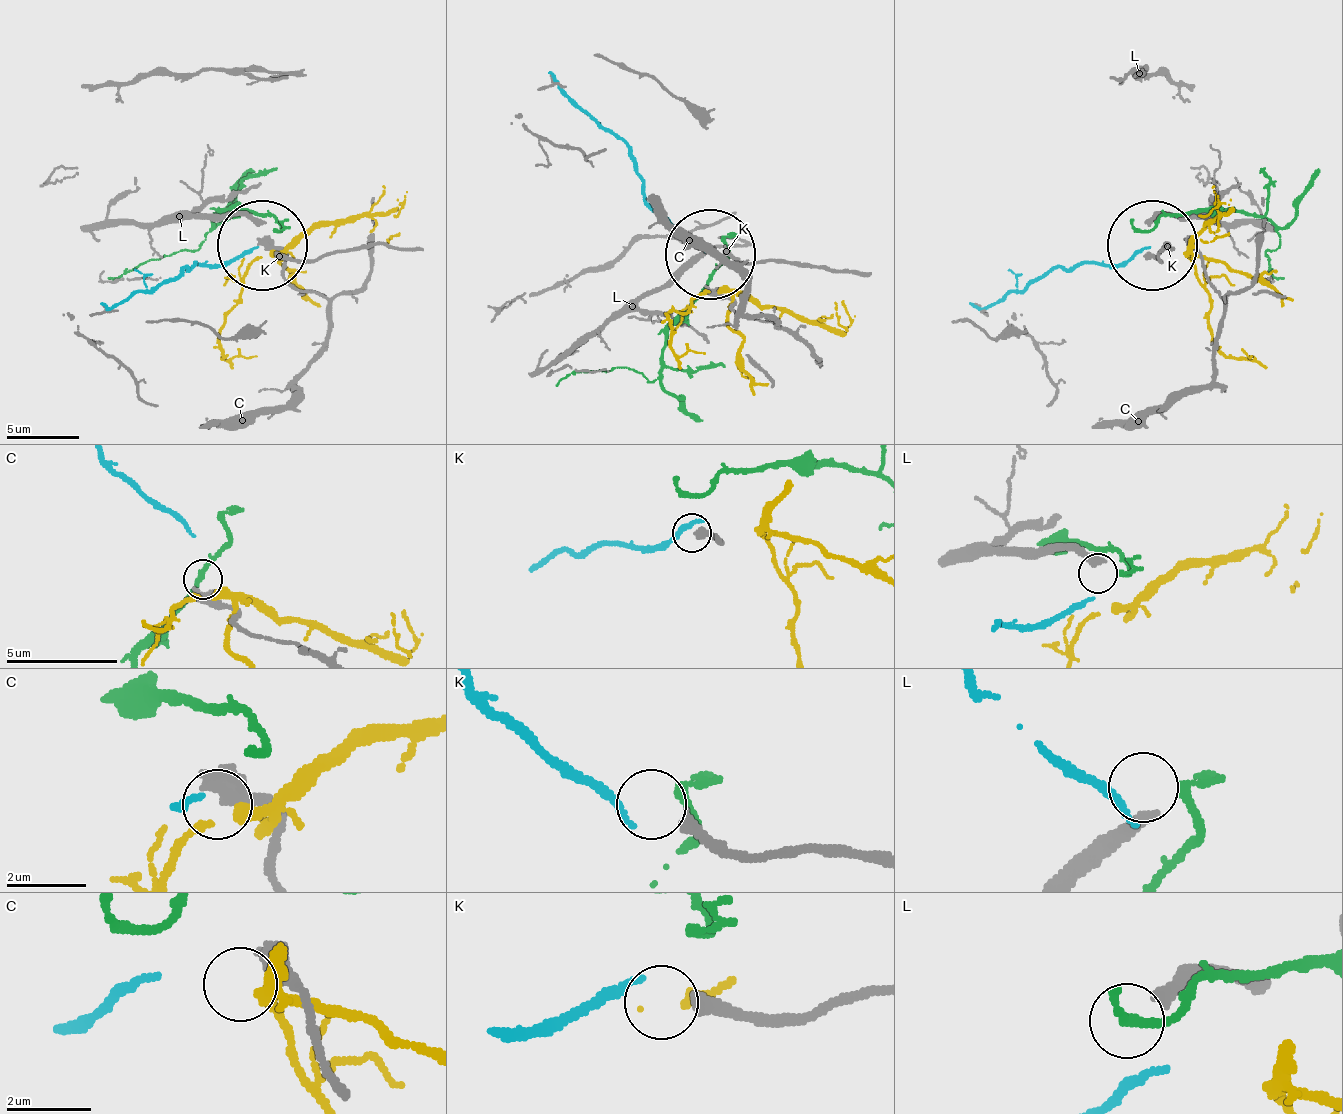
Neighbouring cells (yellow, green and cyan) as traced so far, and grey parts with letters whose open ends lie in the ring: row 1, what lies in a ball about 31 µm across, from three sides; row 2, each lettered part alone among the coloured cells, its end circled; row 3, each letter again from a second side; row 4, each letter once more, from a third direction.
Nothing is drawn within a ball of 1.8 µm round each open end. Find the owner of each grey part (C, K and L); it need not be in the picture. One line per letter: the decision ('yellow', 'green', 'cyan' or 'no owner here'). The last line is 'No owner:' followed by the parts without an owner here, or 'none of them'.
C: no owner here
K: no owner here
L: no owner here
No owner: C, K, L

